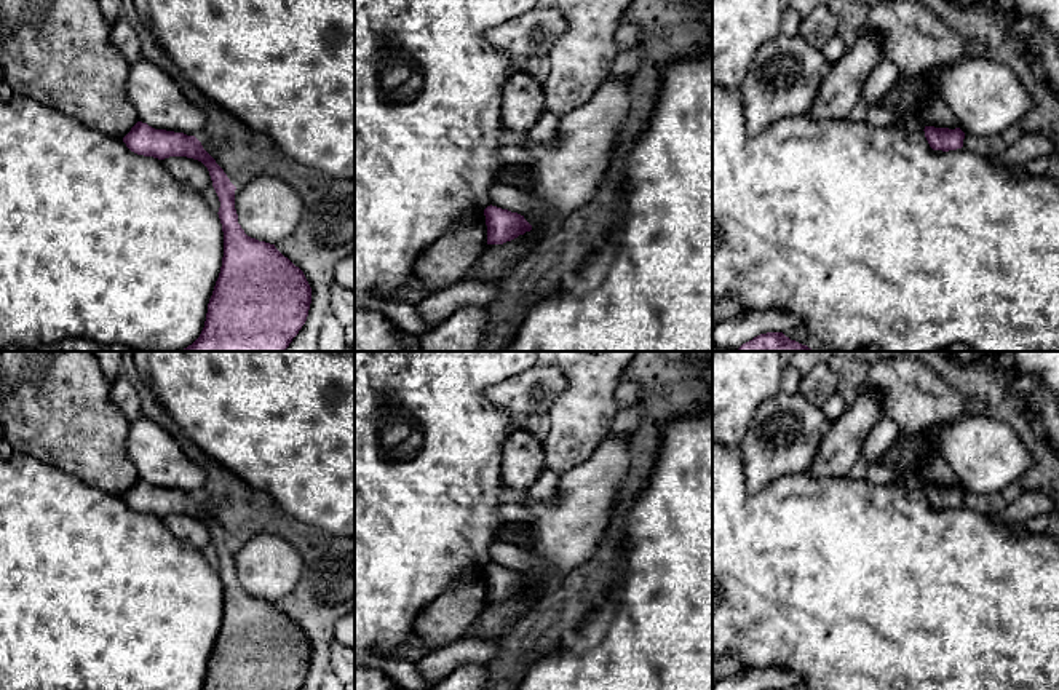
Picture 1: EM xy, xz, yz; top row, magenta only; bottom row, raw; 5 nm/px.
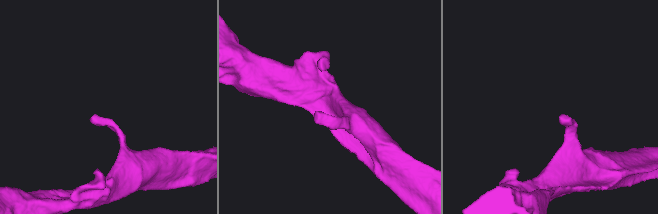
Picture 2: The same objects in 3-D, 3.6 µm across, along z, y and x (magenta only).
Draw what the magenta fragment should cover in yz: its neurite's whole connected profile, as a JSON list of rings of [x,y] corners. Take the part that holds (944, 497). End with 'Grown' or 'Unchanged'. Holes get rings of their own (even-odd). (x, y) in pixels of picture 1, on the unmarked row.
[[[925,484],[925,495],[933,508],[957,508],[963,505],[965,490],[960,486]]]. Unchanged

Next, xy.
[[[137,479],[123,495],[144,514],[187,514],[201,519],[219,554],[224,615],[201,690],[299,690],[307,679],[311,645],[303,629],[275,602],[244,591],[235,567],[235,548],[224,527],[195,494],[155,487]]]. Unchanged

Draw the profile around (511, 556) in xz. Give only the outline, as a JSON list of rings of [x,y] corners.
[[[495,541],[490,548],[490,562],[508,567],[511,570],[526,572],[530,569],[543,569],[545,561],[538,559],[529,548]]]

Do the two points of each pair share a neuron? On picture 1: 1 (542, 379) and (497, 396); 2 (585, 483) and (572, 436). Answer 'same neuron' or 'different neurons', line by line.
1: same neuron
2: different neurons

